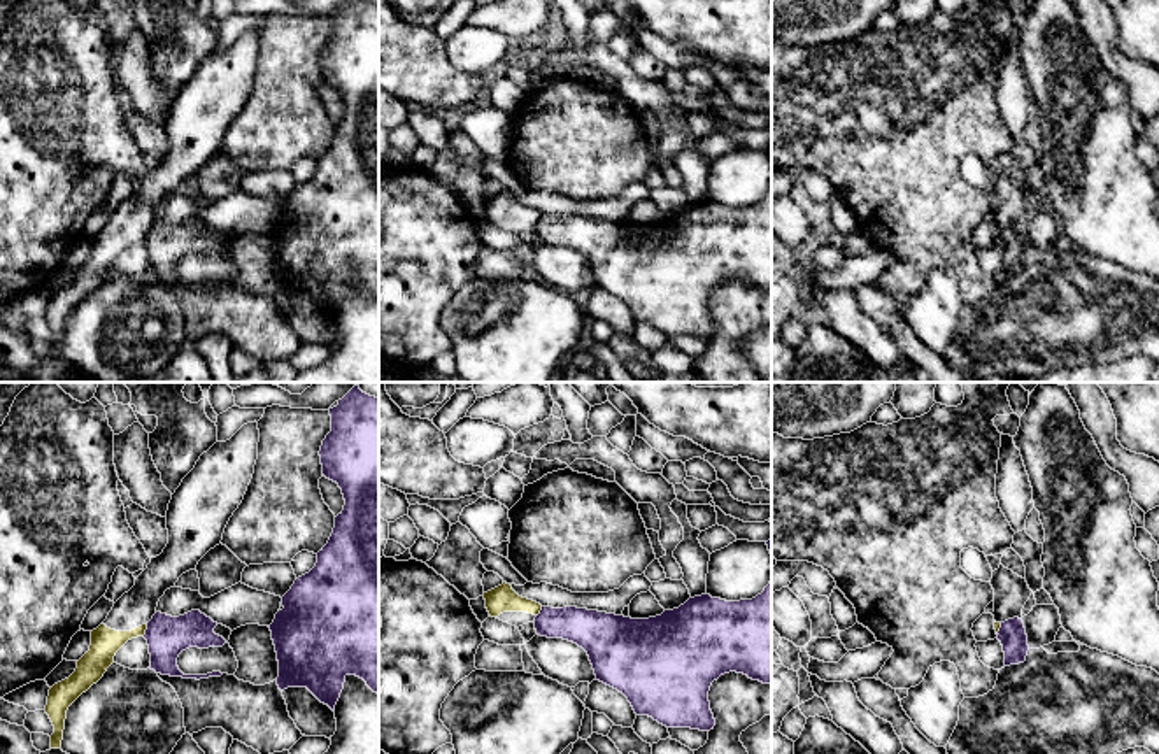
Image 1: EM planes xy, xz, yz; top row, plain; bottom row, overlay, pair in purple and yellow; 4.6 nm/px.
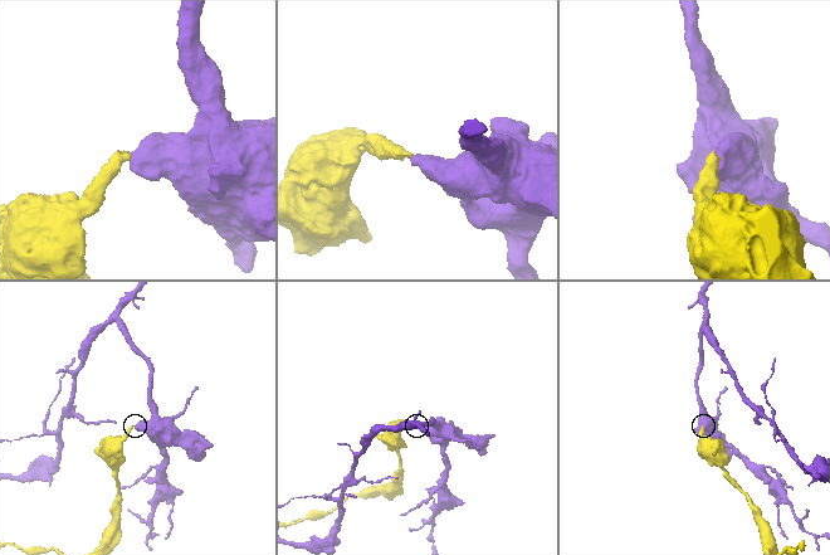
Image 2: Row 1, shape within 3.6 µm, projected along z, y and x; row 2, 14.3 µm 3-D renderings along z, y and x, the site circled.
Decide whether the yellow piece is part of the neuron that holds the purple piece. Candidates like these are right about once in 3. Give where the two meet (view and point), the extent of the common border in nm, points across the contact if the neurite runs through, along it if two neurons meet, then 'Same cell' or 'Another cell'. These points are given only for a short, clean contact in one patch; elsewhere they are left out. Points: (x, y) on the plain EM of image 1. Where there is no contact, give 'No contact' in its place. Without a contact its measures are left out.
Touches purple at xy (146, 237). Shared border 70 nm. Boundary: xy (148, 230), (142, 242). Another cell

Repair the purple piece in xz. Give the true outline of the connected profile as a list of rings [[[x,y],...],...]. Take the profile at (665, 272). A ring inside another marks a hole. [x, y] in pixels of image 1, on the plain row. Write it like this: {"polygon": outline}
{"polygon": [[[771,188],[752,207],[726,209],[701,202],[649,226],[577,214],[542,214],[535,237],[540,244],[582,254],[596,288],[622,300],[636,323],[649,323],[666,335],[714,337],[708,298],[724,281],[736,279],[771,291]]]}

